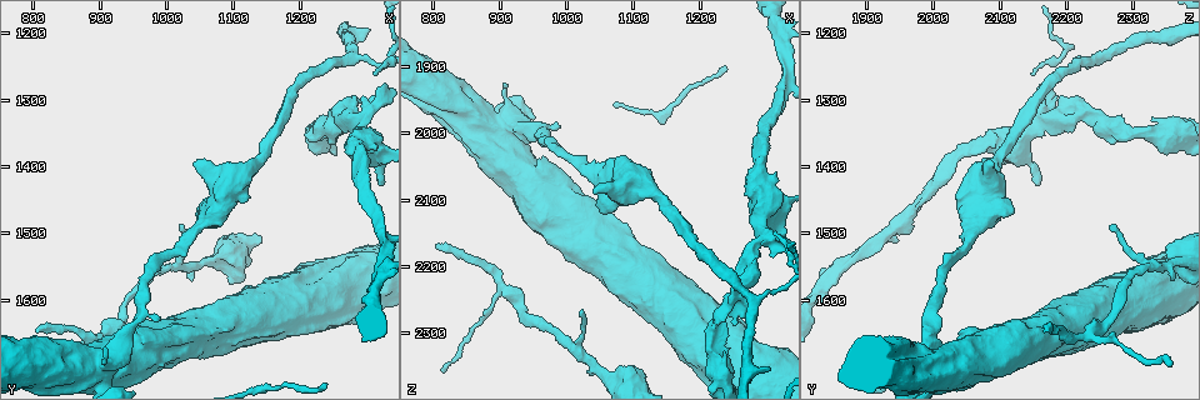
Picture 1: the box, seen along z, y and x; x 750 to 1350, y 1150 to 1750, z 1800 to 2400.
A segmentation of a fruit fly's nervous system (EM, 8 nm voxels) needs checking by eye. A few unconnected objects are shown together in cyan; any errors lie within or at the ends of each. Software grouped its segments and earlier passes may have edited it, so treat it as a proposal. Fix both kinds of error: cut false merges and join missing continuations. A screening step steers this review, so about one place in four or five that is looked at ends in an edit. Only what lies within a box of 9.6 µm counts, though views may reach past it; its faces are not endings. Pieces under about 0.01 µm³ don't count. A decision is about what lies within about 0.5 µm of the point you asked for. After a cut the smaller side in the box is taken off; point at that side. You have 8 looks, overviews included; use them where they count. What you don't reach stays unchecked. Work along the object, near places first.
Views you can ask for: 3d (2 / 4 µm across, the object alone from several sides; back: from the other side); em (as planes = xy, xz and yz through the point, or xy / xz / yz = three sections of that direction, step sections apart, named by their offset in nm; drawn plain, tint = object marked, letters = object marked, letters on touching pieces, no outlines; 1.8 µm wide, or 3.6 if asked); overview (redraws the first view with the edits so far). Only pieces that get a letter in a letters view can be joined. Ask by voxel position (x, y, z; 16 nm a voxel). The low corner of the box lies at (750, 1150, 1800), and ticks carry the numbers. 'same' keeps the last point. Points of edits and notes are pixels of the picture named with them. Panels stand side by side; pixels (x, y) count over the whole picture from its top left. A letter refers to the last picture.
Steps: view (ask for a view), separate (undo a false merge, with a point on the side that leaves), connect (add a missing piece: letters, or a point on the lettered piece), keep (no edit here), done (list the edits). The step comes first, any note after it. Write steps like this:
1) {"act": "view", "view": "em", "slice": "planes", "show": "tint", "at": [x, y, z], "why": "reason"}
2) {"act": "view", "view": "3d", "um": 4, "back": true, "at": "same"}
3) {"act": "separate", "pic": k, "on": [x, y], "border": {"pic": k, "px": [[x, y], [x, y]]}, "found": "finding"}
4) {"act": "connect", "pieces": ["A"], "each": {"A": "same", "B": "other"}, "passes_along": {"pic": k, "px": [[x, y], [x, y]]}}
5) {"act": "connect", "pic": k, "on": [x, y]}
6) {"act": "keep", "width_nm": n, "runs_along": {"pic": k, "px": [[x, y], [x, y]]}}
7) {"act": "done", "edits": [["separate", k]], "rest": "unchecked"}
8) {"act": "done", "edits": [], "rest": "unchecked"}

{"act": "view", "view": "3d", "um": 4, "at": [1025, 1490, 2265], "why": "thin end"}

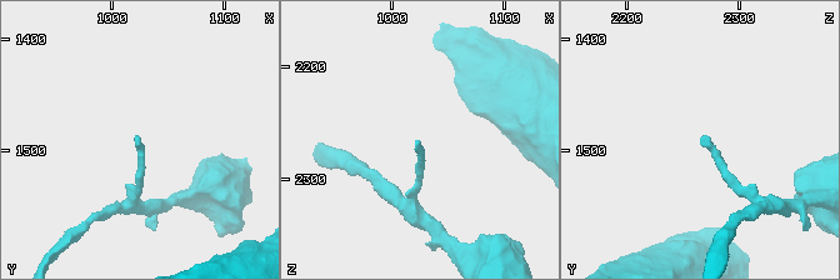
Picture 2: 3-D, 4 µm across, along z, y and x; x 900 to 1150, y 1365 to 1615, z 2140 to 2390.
{"act": "view", "view": "em", "slice": "xz", "step": 4, "show": "tint", "at": [1020, 1486, 2266]}

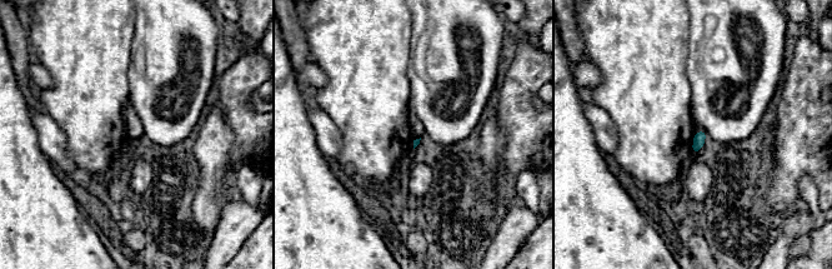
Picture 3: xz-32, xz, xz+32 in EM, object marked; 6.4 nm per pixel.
{"act": "view", "view": "em", "slice": "planes", "show": "letters", "at": "same"}

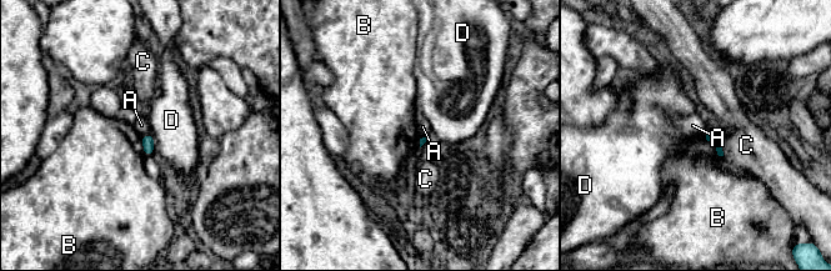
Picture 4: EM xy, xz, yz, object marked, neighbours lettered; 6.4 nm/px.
{"act": "keep", "longest_contact_nm": ["B", 200], "each": {"A": "other", "B": "other", "C": "other", "D": "other"}, "border": {"pic": 4, "px": [[150, 133], [141, 136]]}, "found": "none of them fits"}

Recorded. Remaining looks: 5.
{"act": "view", "view": "3d", "um": 2, "at": [805, 1650, 2170], "why": "thin end"}

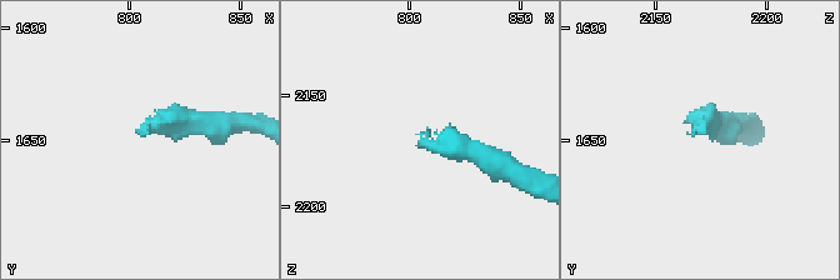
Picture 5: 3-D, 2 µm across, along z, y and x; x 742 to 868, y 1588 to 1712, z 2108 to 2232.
{"act": "view", "view": "em", "um": 3.6, "slice": "xz", "step": 4, "show": "tint", "at": [806, 1650, 2167], "why": "need the tissue"}

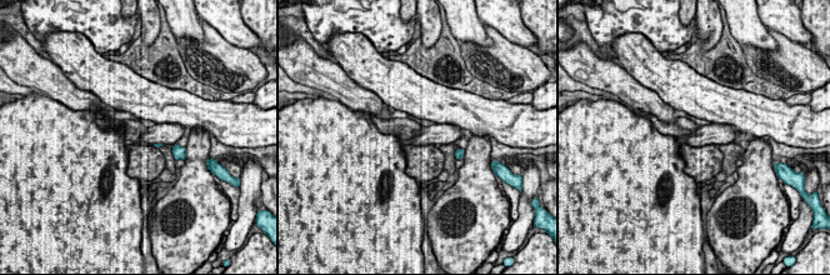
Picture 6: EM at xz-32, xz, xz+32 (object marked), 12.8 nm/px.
{"act": "view", "view": "em", "um": 3.6, "slice": "planes", "show": "letters", "at": "same", "why": "another direction"}

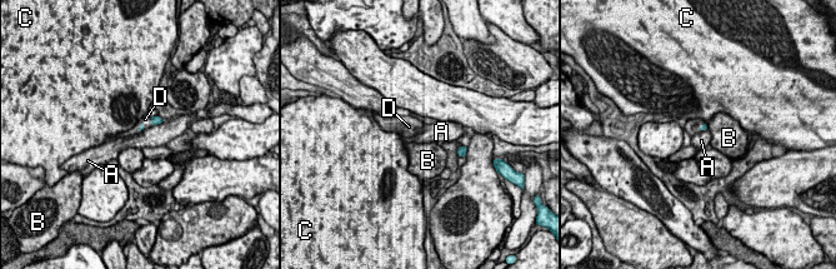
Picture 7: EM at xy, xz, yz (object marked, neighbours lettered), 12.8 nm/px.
{"act": "connect", "pieces": ["D"], "longest_contact_nm": ["A", 170], "each": {"A": "other", "B": "other", "C": "other", "D": "same"}, "found": "the neuron continues"}

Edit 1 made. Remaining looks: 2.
{"act": "view", "view": "em", "slice": "planes", "show": "letters", "at": [1310, 1290, 2185], "why": "free end"}

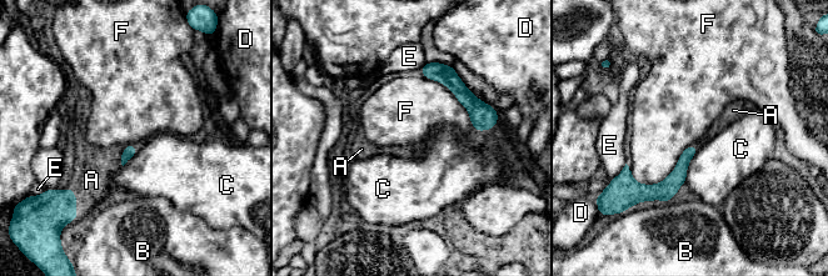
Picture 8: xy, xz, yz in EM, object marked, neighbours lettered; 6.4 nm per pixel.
{"act": "connect", "pieces": ["A"], "each": {"A": "same", "B": "other", "C": "other", "D": "other", "E": "other", "F": "other"}, "found": "the neuron continues"}

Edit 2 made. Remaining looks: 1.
{"act": "done", "edits": [["connect", 7], ["connect", 8]], "rest": "unchecked"}

